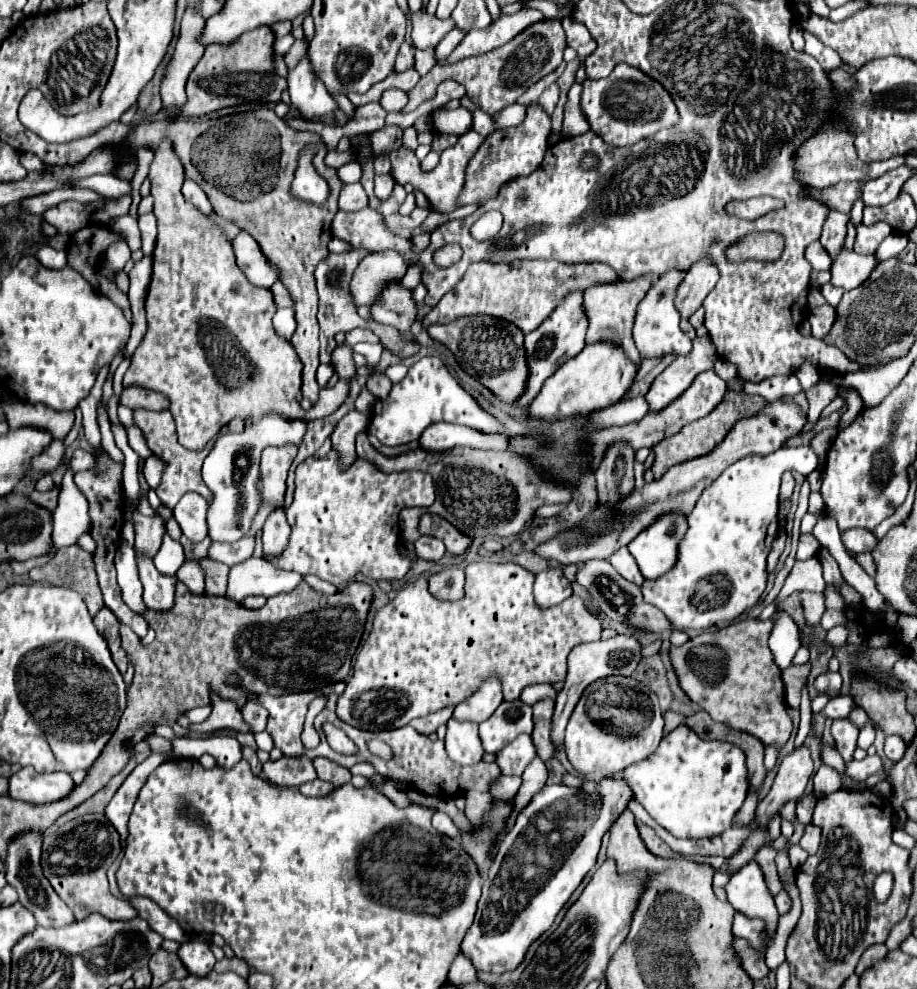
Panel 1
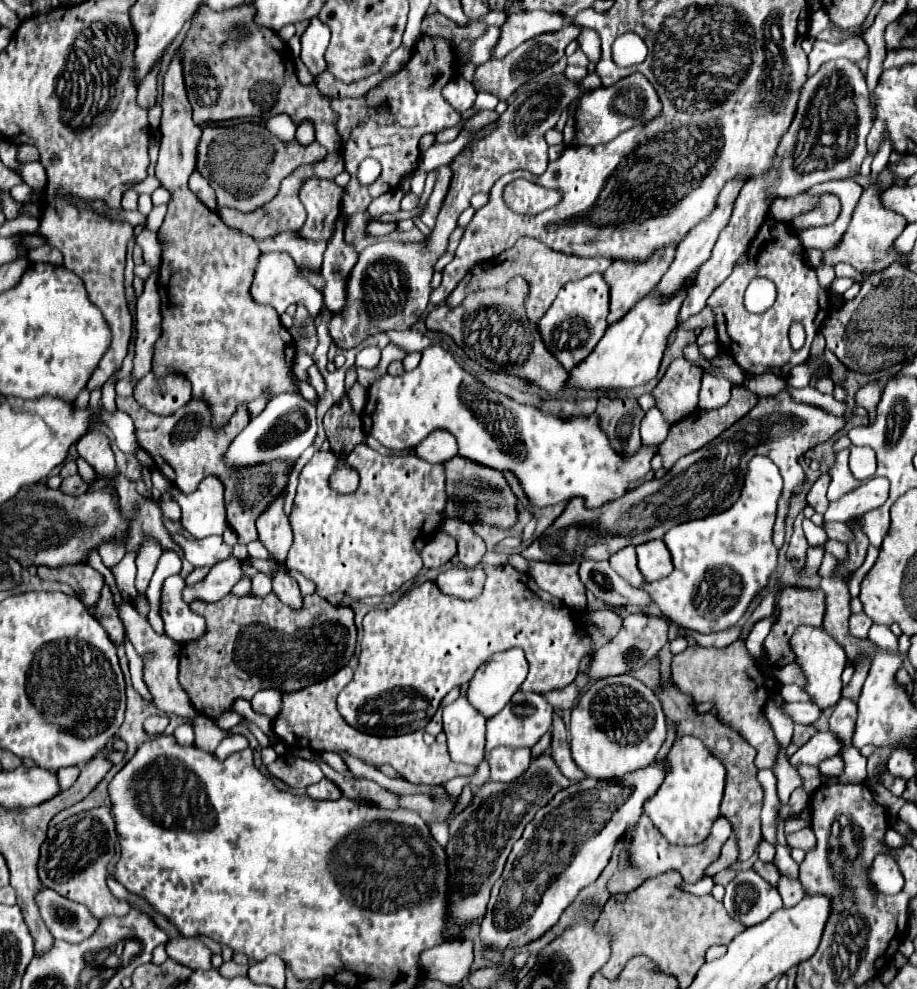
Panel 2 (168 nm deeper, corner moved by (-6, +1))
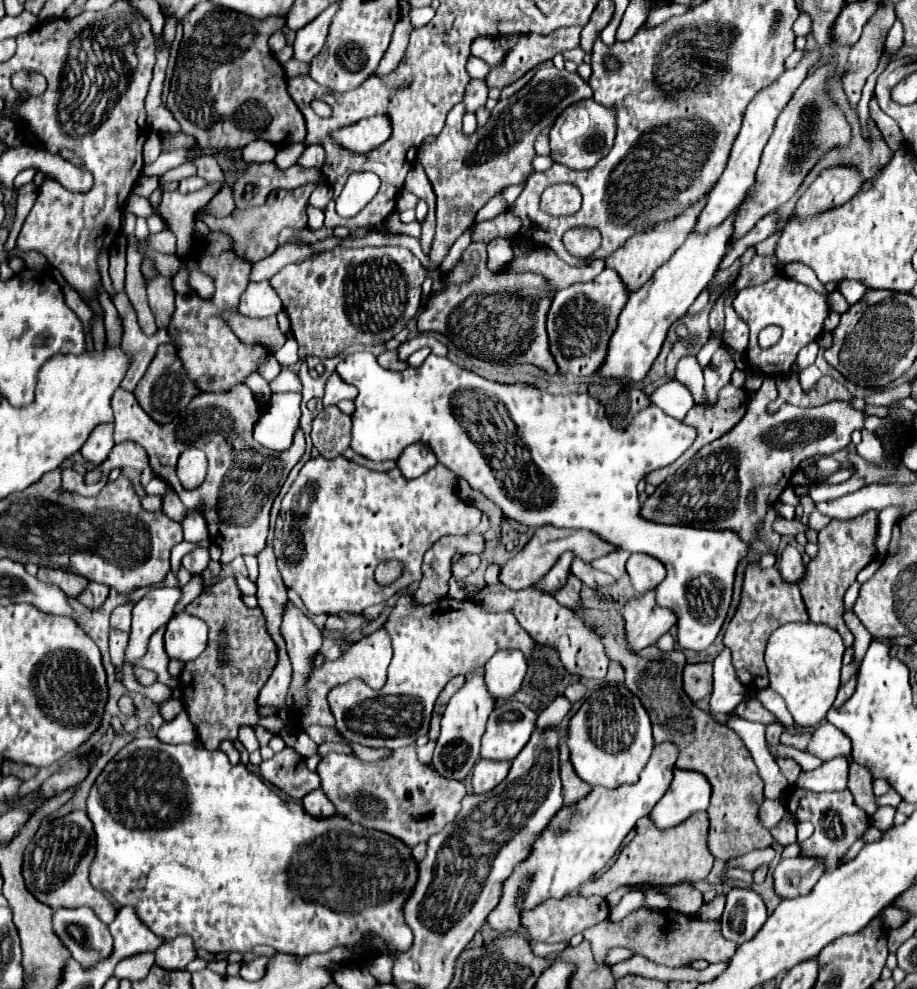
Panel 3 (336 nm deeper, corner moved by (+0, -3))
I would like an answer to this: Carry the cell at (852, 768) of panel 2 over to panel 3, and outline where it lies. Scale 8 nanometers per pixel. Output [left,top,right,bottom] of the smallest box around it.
[796,759,848,791]

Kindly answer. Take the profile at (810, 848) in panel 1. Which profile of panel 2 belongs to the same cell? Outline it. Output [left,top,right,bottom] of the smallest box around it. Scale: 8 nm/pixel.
[786,827,814,851]

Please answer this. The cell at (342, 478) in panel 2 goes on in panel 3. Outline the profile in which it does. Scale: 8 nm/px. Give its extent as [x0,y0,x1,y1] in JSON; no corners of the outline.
[312,407,352,459]

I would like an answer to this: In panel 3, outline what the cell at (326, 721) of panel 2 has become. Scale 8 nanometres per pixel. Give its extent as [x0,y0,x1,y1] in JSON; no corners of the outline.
[300,629,392,725]

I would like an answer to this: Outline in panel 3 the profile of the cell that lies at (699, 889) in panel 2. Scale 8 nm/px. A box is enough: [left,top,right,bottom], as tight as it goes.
[608,891,644,922]

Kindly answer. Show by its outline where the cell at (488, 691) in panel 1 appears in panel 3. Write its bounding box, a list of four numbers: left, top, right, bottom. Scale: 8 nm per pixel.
[484,649,528,699]

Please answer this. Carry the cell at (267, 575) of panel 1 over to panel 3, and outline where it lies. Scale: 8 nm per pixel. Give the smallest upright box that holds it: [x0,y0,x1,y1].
[124,587,180,667]

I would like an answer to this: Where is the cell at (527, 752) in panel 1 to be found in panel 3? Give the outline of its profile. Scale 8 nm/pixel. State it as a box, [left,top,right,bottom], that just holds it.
[472,759,510,793]

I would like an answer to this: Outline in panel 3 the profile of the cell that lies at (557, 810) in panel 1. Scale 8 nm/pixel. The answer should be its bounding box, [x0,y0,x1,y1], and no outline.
[488,741,676,933]

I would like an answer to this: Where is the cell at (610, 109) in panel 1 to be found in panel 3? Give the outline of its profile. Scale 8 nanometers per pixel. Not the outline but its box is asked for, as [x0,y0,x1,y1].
[550,99,616,171]

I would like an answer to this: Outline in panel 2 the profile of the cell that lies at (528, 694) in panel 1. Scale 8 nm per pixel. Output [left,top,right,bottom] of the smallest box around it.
[544,685,578,709]

